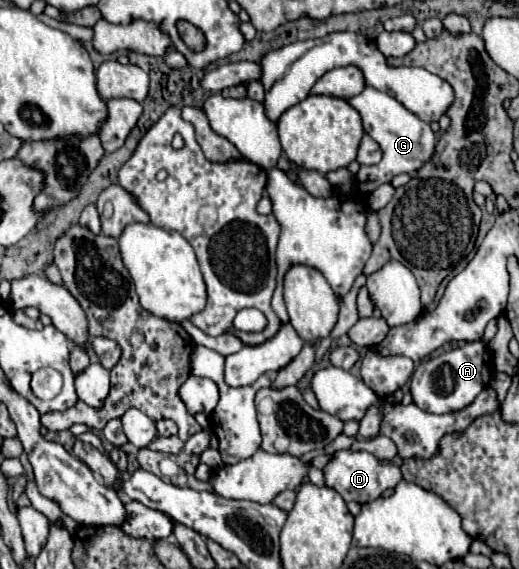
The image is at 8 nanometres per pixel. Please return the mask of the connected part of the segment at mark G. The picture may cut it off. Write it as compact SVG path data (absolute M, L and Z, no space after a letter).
M364 87L364 91L356 97L350 99L350 105L362 115L364 131L380 145L382 149L382 161L372 167L360 167L356 179L358 179L358 191L368 195L372 193L378 185L390 183L392 177L400 173L414 173L418 171L424 163L432 159L434 147L436 147L436 135L430 129L428 123L420 121L412 111L404 109L400 101L396 101L392 95L376 91L372 87Z

